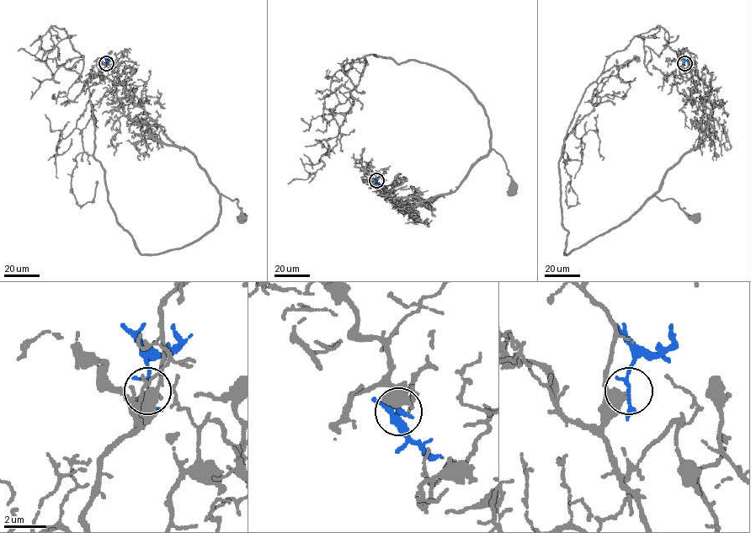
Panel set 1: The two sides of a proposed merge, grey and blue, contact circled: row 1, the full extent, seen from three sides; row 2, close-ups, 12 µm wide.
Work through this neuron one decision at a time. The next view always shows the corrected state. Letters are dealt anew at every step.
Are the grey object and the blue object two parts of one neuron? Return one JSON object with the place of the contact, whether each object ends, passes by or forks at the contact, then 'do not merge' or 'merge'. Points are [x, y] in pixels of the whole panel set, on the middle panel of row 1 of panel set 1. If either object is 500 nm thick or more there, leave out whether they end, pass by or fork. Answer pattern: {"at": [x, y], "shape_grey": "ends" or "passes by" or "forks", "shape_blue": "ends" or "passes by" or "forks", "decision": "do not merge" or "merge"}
{"at": [376, 180], "decision": "do not merge"}

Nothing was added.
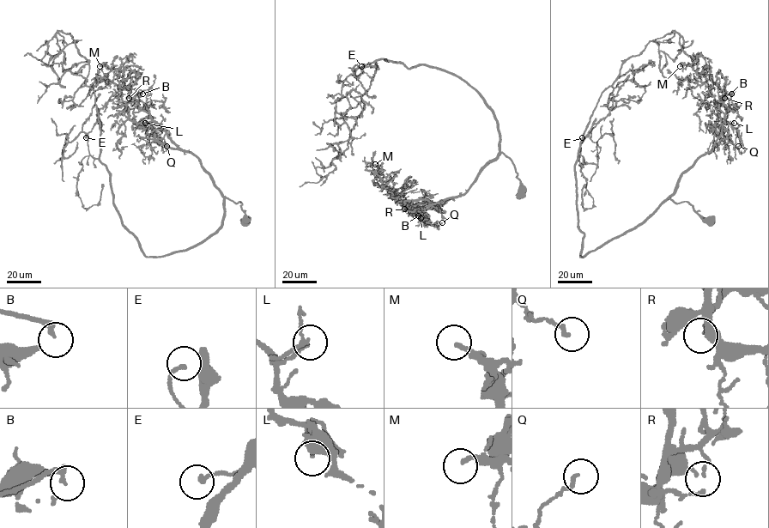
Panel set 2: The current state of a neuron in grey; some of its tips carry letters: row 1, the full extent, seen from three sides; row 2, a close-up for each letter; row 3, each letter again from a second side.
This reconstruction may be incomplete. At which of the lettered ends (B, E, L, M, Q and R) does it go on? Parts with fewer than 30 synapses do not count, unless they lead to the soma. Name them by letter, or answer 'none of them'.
B, M

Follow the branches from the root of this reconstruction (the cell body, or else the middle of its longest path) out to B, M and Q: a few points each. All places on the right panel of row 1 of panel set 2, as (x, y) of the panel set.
B: (711, 221), (688, 203), (675, 203), (669, 197), (681, 176), (720, 136), (724, 115), (718, 102), (731, 94)
M: (711, 221), (688, 203), (669, 197), (681, 176), (720, 139), (711, 91), (691, 65), (680, 66)
Q: (711, 221), (688, 203), (669, 197), (681, 176), (711, 149), (724, 121), (736, 128), (738, 146)

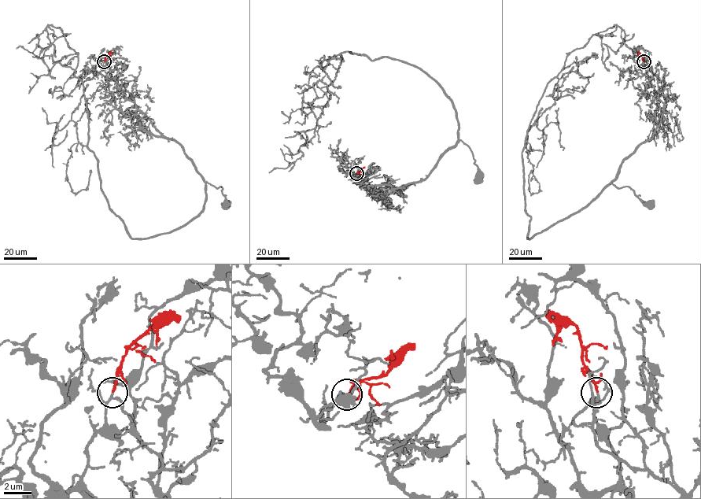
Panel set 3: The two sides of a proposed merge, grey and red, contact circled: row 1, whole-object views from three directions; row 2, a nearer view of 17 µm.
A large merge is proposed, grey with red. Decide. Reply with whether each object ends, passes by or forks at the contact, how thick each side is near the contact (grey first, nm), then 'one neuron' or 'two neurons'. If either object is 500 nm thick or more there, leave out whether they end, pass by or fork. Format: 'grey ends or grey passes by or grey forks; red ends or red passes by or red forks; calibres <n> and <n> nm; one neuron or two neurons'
grey forks; red ends; calibres 120 and 190 nm; one neuron

